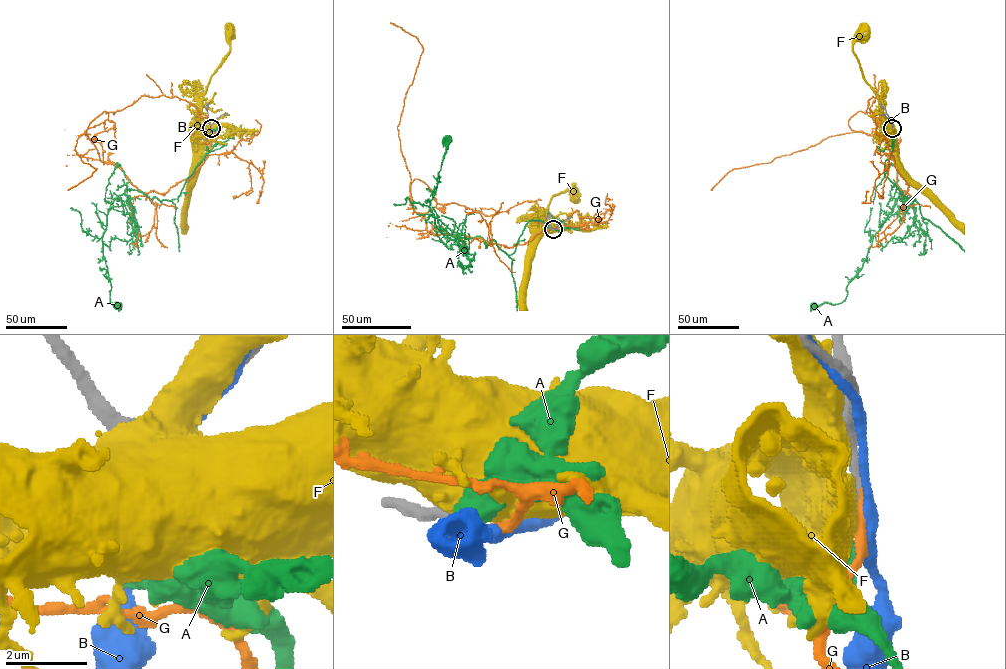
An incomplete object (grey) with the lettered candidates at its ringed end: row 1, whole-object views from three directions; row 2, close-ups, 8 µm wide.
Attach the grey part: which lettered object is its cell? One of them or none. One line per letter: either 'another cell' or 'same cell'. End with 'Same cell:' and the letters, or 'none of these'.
A: same cell
B: another cell
F: another cell
G: another cell
Same cell: A

